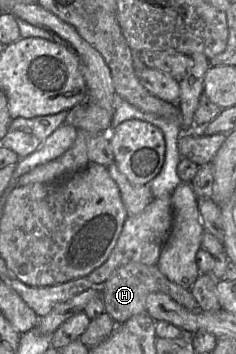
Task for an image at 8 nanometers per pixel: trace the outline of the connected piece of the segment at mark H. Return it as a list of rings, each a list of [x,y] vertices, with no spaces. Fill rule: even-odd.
[[[129,262],[119,267],[102,285],[102,299],[105,312],[118,324],[132,316],[146,314],[146,299],[149,294],[160,292],[188,310],[199,310],[197,301],[189,289],[184,288],[163,275],[157,265]]]

